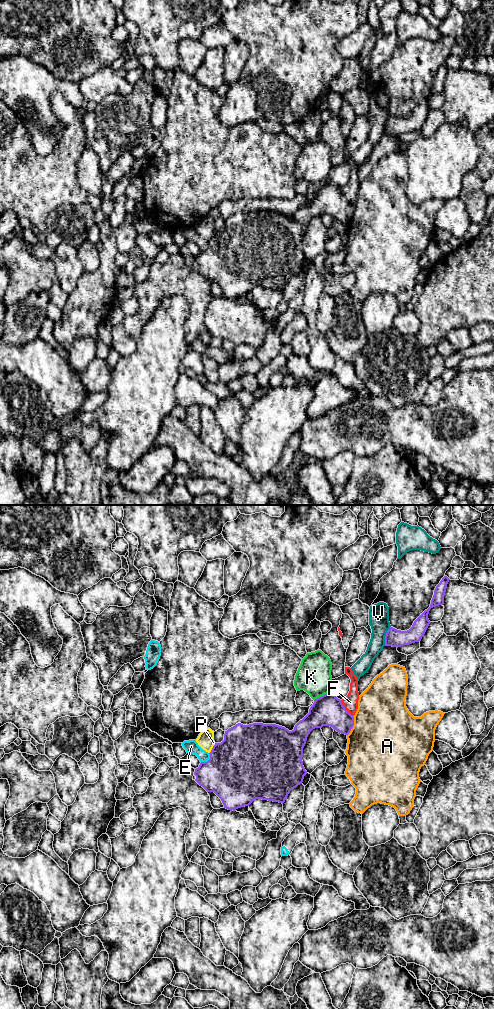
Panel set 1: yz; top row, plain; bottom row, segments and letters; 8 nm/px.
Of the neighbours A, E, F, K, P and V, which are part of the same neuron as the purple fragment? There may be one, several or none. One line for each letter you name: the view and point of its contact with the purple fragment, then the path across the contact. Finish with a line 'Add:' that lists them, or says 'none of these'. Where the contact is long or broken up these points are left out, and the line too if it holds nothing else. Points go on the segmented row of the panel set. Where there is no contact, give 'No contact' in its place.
Add: none of these

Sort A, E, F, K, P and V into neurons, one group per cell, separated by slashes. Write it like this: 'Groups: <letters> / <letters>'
Groups: A / E / F / K / P / V

